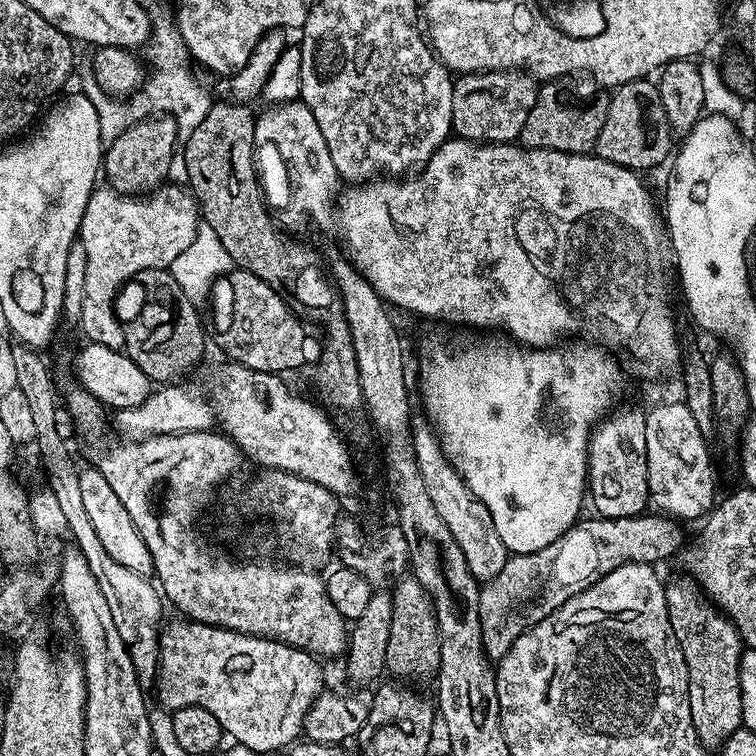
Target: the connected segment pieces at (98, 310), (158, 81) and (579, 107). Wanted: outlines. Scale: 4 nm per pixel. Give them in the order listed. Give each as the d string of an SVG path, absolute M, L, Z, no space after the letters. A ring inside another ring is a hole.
M168 182L156 189L147 198L123 196L107 186L97 186L92 189L90 198L86 202L86 214L82 214L80 223L79 247L86 254L86 270L84 271L84 297L78 327L84 331L84 340L90 344L115 348L124 347L125 325L120 324L116 317L116 308L112 303L116 300L116 291L128 279L139 277L142 270L147 268L168 268L174 260L195 238L196 228L202 223L195 196L187 187L176 182Z
M157 23L152 29L150 43L146 48L148 51L146 60L150 65L151 75L145 79L142 93L144 92L149 106L152 107L149 109L159 110L161 113L169 114L176 119L176 140L179 145L172 155L170 176L173 181L184 182L187 181L188 171L186 170L183 145L188 140L188 135L198 128L199 123L209 113L214 100L213 97L210 98L207 90L192 77L193 65L190 63L188 49L185 48L183 40L180 39L180 29L171 23L169 24ZM150 63L152 63L152 68Z
M544 82L539 85L534 110L530 110L526 126L522 126L519 143L527 149L545 148L567 152L569 156L583 156L595 149L598 134L602 134L602 126L606 123L608 106L603 99L593 104L571 104L562 85L560 82Z

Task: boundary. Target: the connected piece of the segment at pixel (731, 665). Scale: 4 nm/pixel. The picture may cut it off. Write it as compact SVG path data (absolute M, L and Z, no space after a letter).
M691 578L668 580L664 597L668 603L668 617L680 643L682 658L686 662L688 693L690 694L690 718L696 738L705 750L719 749L740 727L742 727L742 690L740 689L740 653L742 641L736 625L704 595L699 584Z

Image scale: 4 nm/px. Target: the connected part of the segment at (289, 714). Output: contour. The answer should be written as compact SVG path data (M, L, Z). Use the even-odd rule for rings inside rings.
M176 618L172 625L165 627L160 633L160 670L158 673L158 685L160 684L160 700L165 709L175 710L186 706L202 706L218 718L221 729L233 736L232 740L237 744L249 747L250 750L260 751L263 754L276 752L279 748L287 749L301 739L304 731L304 719L310 710L310 706L325 691L324 672L320 669L321 661L309 652L303 652L300 648L291 648L283 644L281 640L266 640L263 636L244 636L241 632L231 632L228 628L216 628L213 624L200 624L197 620Z

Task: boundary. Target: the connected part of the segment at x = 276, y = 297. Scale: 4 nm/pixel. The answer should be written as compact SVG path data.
M231 270L224 275L220 275L212 281L210 293L210 305L212 304L212 324L210 320L210 332L216 335L216 344L222 351L228 355L227 359L233 364L241 364L250 370L262 370L263 372L274 372L284 374L287 368L300 368L304 364L304 328L300 325L301 317L291 312L289 301L281 296L279 292L275 292L270 286L266 286L266 282L262 282L262 278L258 278L254 274L243 270Z

